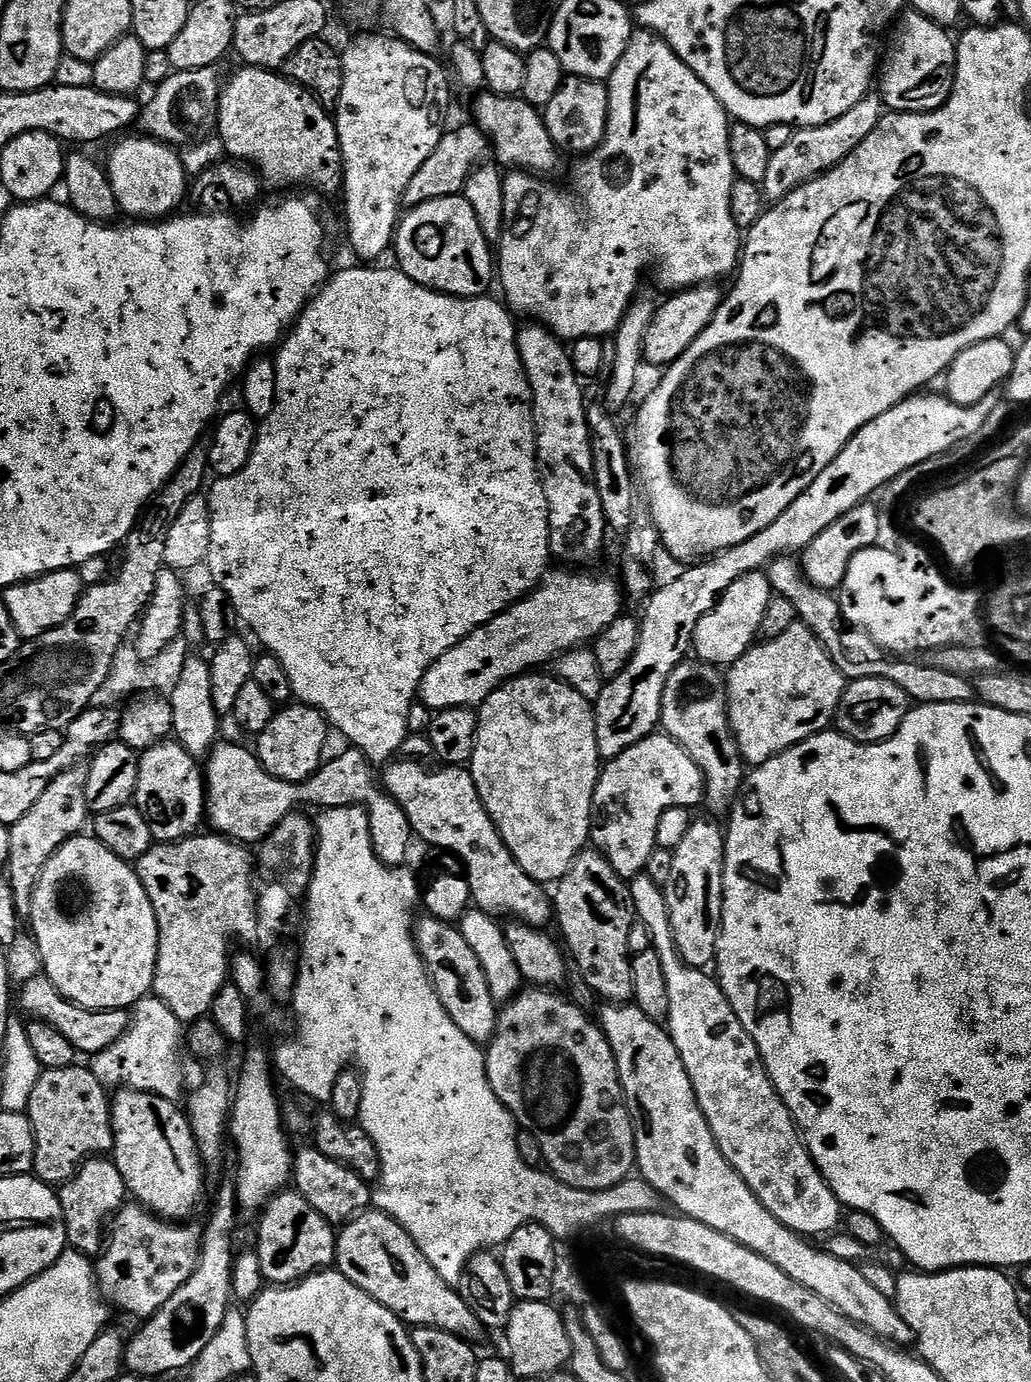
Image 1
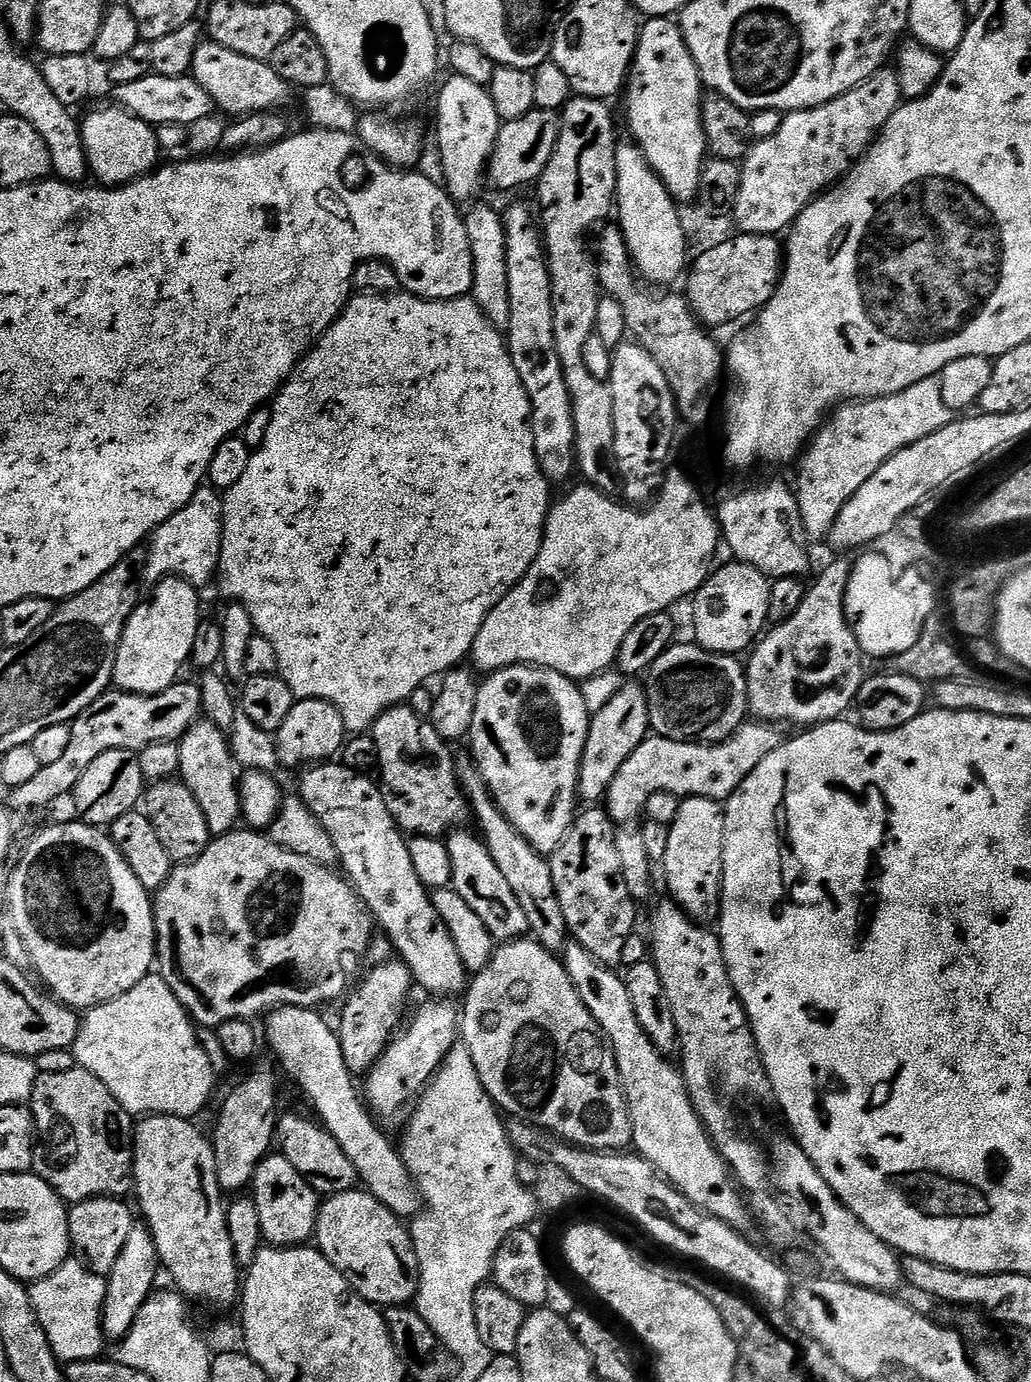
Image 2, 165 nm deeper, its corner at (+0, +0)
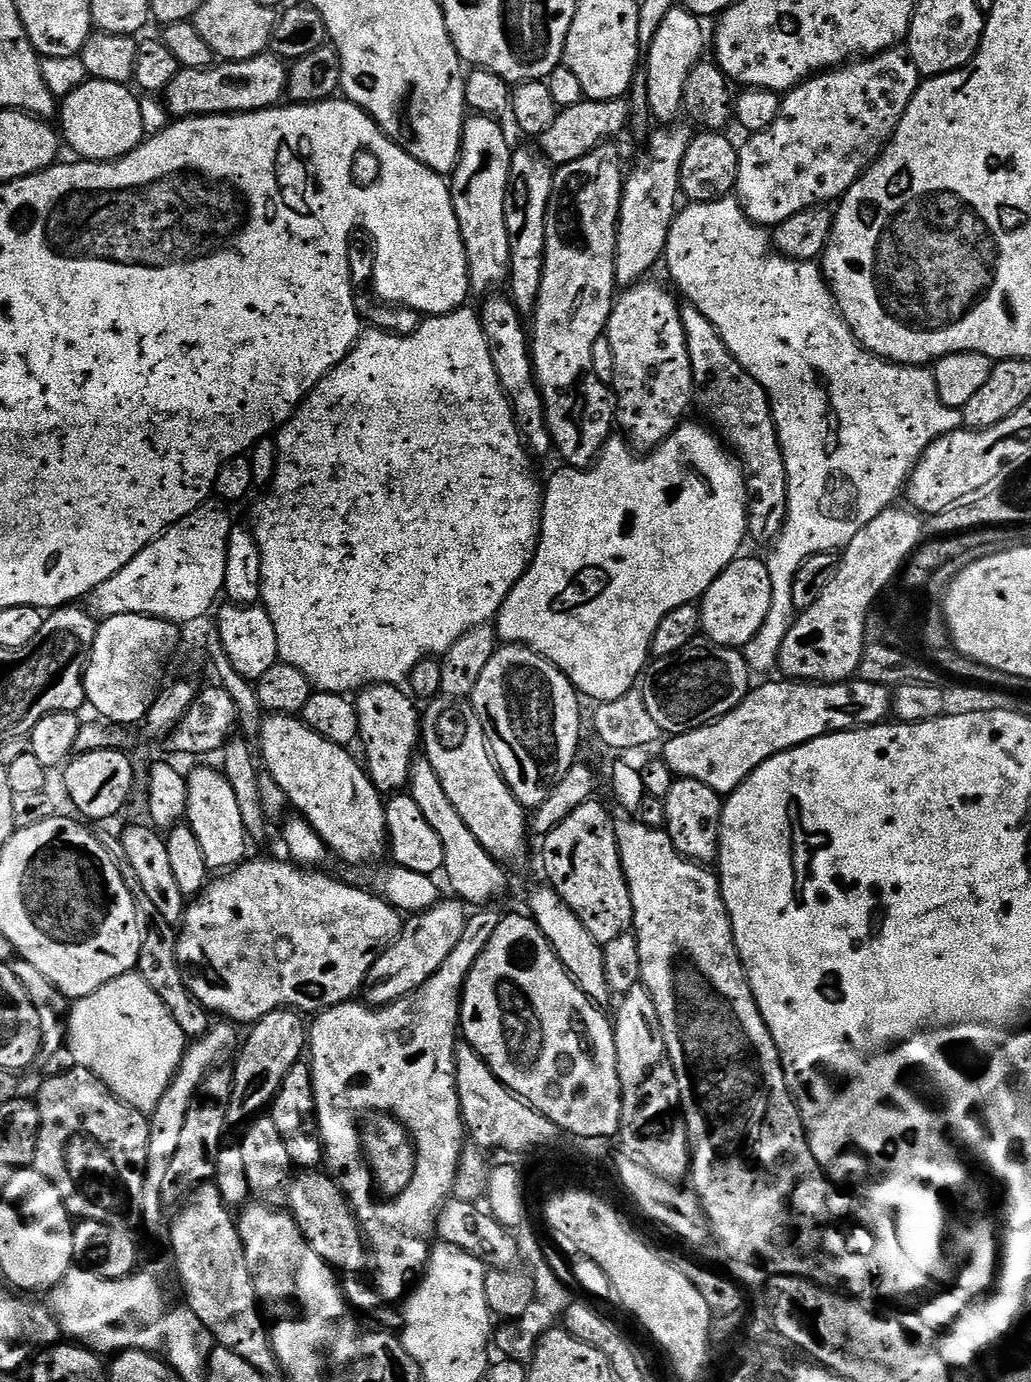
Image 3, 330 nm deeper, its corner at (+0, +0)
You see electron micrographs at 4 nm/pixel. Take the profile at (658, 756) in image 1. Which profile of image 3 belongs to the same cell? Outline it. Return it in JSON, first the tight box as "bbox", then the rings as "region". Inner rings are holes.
{"bbox":[662,678,892,794],"region":[[[859,678],[846,680],[842,684],[817,684],[807,680],[779,679],[772,680],[761,688],[753,687],[748,697],[734,710],[730,710],[730,714],[713,720],[711,724],[704,724],[700,728],[677,736],[669,735],[663,741],[665,744],[662,752],[662,758],[667,762],[668,769],[677,777],[697,780],[710,786],[710,790],[730,794],[751,772],[758,770],[762,762],[766,762],[772,756],[802,746],[814,738],[822,738],[830,732],[852,732],[855,728],[870,728],[889,719],[892,698],[889,689],[881,684],[866,682]]]}

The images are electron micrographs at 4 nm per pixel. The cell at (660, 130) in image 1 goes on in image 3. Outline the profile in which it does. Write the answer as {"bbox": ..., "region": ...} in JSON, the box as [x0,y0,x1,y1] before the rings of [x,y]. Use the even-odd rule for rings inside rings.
{"bbox":[646,6,704,122],"region":[[[677,6],[666,14],[662,26],[658,26],[658,34],[654,34],[654,42],[646,49],[646,71],[648,74],[648,110],[660,122],[672,122],[681,115],[684,106],[686,78],[697,63],[702,60],[704,52],[704,28],[701,17],[683,6]]]}

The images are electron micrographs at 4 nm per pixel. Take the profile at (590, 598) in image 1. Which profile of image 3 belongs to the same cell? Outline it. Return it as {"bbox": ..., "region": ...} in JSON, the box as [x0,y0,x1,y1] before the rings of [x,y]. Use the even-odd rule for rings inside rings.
{"bbox":[494,423,748,704],"region":[[[681,423],[657,448],[651,449],[647,454],[641,454],[627,439],[609,438],[600,455],[587,468],[564,466],[561,467],[561,472],[556,472],[549,478],[548,488],[546,484],[542,492],[536,552],[514,590],[510,590],[494,621],[497,637],[504,644],[523,644],[525,648],[533,648],[542,659],[550,661],[574,685],[581,697],[589,696],[596,704],[614,702],[614,698],[622,698],[622,694],[637,687],[650,663],[654,630],[658,630],[662,618],[666,618],[670,610],[696,604],[714,582],[714,578],[718,578],[718,574],[722,574],[722,570],[726,570],[726,566],[730,566],[730,562],[741,555],[740,547],[748,536],[748,491],[744,485],[743,467],[711,427],[708,429],[700,424],[688,423]]]}

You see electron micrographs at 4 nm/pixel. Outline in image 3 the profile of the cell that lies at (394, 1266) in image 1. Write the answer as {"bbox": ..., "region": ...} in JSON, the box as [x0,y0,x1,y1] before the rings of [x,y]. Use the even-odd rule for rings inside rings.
{"bbox":[287,1170,370,1274],"region":[[[304,1170],[291,1181],[287,1207],[308,1245],[327,1264],[336,1270],[345,1268],[344,1272],[348,1274],[360,1274],[369,1263],[370,1253],[364,1234],[360,1231],[357,1213],[354,1210],[352,1213],[343,1191],[345,1192],[345,1189],[331,1175],[320,1170]]]}

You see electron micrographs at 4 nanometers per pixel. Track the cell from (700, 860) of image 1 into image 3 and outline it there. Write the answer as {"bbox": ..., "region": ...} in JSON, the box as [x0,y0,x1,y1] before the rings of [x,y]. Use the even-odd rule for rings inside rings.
{"bbox":[662,778,724,865],"region":[[[676,778],[662,799],[666,806],[664,828],[670,842],[674,842],[686,859],[711,865],[720,855],[720,816],[724,813],[721,793],[710,790],[710,786],[697,780]]]}

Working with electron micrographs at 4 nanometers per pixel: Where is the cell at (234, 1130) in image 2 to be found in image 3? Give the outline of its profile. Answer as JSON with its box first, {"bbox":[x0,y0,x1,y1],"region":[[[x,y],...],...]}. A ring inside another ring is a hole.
{"bbox":[228,1008,308,1125],"region":[[[279,1008],[266,1014],[247,1029],[248,1037],[243,1037],[238,1051],[235,1053],[234,1094],[228,1103],[229,1125],[247,1125],[256,1119],[271,1105],[282,1086],[282,1078],[290,1070],[290,1066],[301,1063],[308,1043],[308,1028],[305,1017],[290,1008]]]}

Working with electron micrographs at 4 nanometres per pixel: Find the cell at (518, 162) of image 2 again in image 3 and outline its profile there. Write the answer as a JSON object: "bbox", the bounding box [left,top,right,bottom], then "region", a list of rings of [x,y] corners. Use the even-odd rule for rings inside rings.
{"bbox":[538,99,630,166],"region":[[[583,99],[580,103],[561,108],[554,118],[554,126],[543,132],[538,138],[538,148],[545,160],[553,166],[569,164],[594,150],[599,144],[611,141],[612,136],[619,134],[630,124],[630,104],[627,99],[590,100]]]}

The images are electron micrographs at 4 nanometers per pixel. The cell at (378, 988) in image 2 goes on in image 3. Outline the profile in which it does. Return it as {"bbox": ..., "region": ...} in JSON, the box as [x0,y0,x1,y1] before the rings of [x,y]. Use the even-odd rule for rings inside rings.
{"bbox":[362,899,469,1005],"region":[[[441,899],[432,908],[407,917],[400,937],[380,955],[368,971],[362,996],[369,1005],[392,1004],[403,996],[409,996],[439,970],[446,958],[450,958],[454,946],[458,946],[462,938],[462,930],[469,918],[465,905],[459,899],[451,899]]]}

